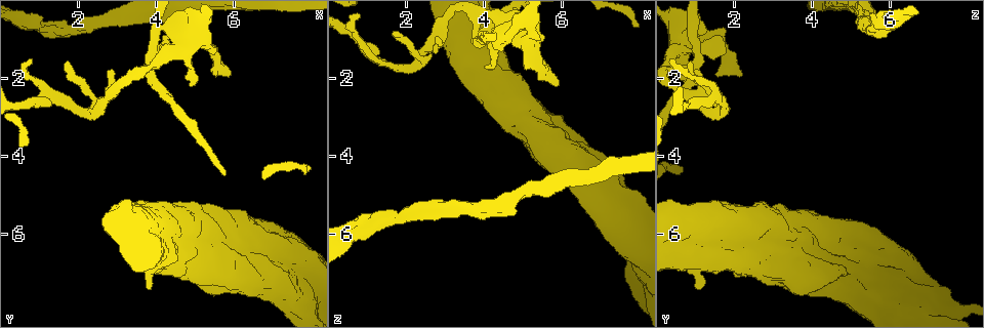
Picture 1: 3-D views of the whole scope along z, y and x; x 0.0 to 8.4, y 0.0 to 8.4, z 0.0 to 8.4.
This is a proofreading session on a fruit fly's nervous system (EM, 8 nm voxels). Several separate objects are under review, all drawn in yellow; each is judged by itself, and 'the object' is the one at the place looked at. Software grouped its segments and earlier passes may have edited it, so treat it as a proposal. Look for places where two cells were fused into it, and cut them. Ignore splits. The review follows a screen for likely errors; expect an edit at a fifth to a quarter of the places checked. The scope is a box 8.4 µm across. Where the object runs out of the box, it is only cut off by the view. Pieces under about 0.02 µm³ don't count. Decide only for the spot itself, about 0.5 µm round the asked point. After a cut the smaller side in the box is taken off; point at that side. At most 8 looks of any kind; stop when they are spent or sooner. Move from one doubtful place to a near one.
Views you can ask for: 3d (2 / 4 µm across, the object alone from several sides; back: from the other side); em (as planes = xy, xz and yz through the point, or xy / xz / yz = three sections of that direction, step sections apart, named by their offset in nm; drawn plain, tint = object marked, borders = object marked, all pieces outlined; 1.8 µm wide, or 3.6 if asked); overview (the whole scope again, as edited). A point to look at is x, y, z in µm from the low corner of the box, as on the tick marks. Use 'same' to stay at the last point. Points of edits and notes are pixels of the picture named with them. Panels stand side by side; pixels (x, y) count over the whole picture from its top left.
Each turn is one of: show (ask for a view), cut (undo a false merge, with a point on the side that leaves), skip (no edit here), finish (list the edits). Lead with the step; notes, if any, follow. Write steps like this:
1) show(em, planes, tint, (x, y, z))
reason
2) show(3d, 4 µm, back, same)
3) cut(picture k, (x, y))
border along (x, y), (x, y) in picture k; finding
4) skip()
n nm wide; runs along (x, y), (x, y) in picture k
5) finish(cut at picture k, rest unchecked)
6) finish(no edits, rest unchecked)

show(em, xy, step 16, tint, (0.60, 0.55, 6.05))

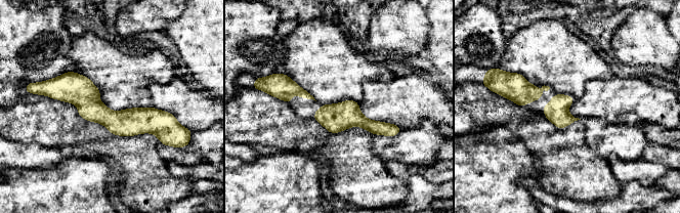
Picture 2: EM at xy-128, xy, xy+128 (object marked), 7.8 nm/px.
show(em, planes, borders, same)
cut it another way

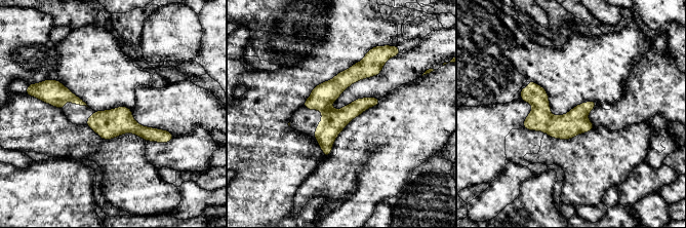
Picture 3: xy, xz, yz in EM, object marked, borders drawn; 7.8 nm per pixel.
skip()
all the same cell

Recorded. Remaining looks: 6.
show(3d, 2 µm, (1.20, 2.55, 1.50))
arms part here

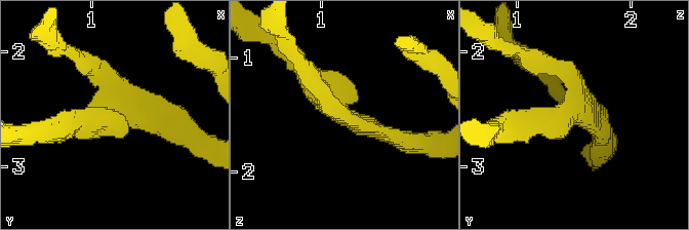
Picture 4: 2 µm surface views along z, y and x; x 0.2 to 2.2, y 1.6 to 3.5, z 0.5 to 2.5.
show(em, 3.6 µm, planes, plain, (1.22, 2.52, 1.52))

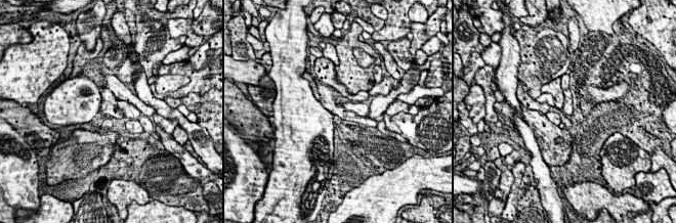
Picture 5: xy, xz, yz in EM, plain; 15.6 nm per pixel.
show(em, 3.6 µm, planes, tint, same)

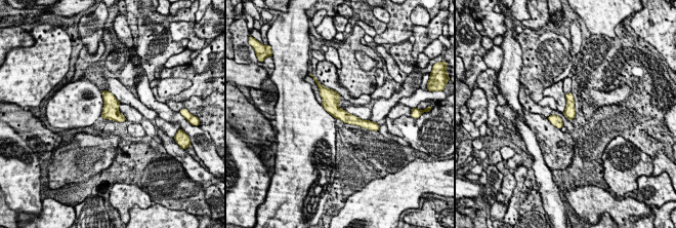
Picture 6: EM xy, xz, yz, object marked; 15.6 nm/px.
skip()
all the same cell

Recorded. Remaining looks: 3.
show(3d, 4 µm, (4.75, 1.20, 0.70))
looks like a crossing

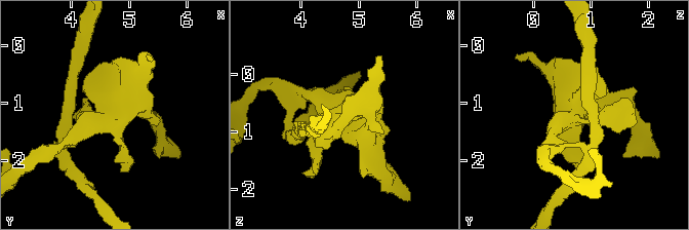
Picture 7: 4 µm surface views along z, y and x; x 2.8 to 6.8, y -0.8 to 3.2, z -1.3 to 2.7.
show(em, planes, tint, (4.80, 1.20, 0.70))
now the EM

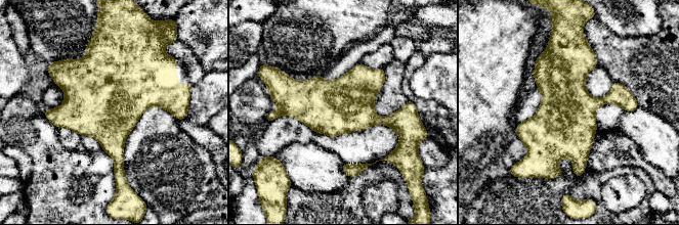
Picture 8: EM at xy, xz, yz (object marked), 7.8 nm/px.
skip()
one cell here

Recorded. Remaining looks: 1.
finish(no edits, rest unchecked)

